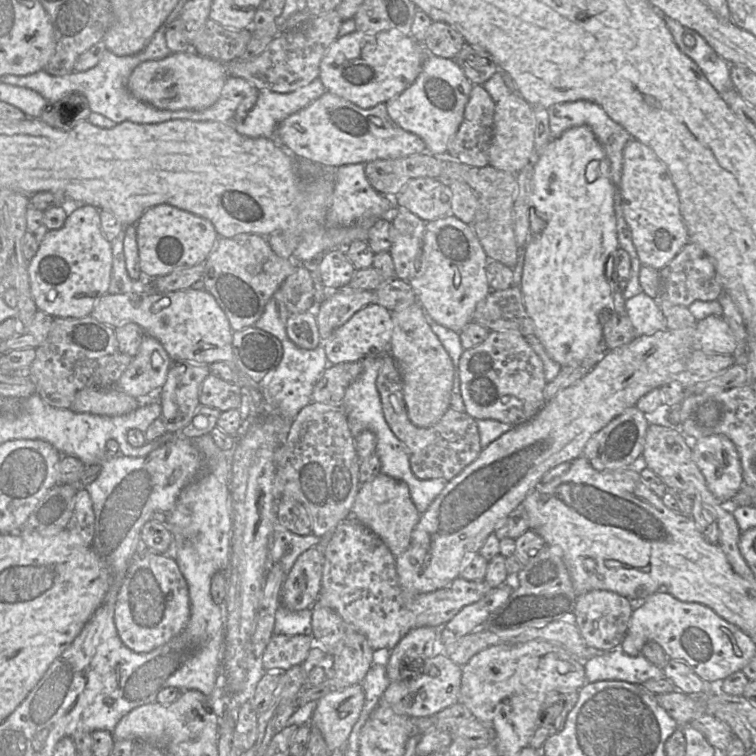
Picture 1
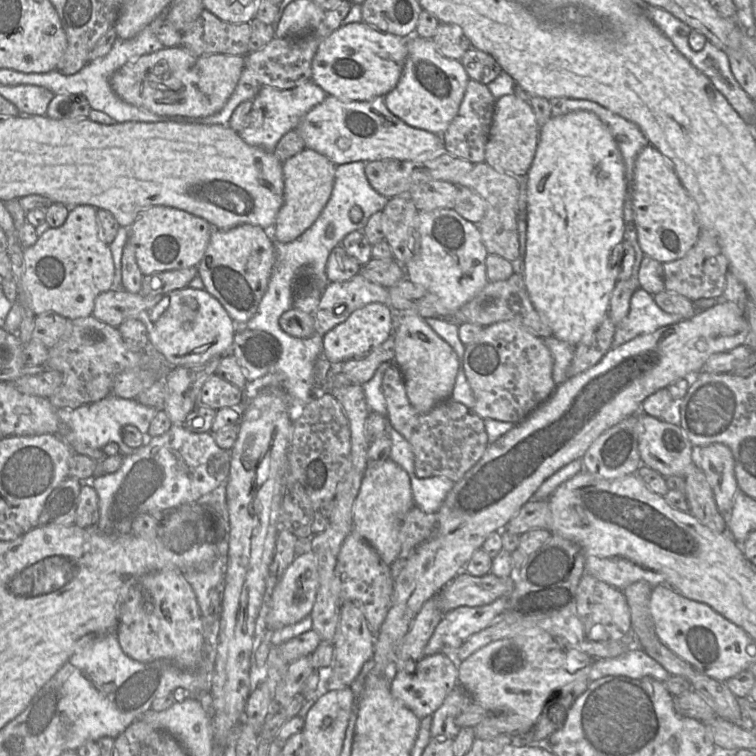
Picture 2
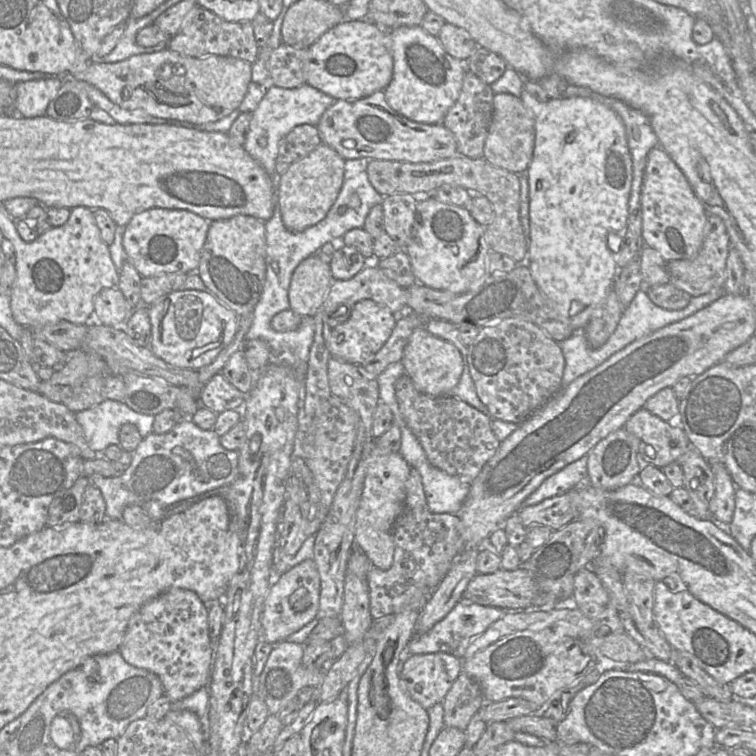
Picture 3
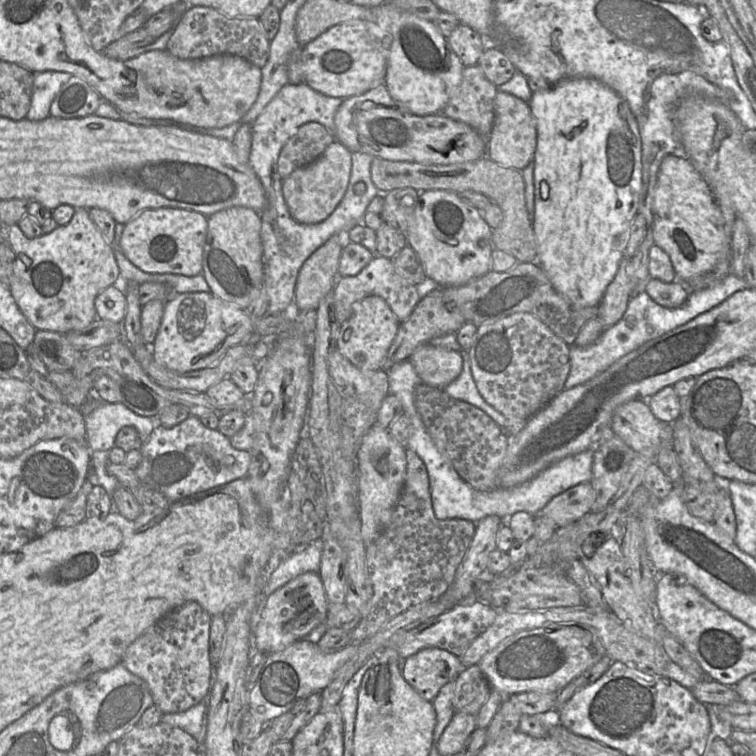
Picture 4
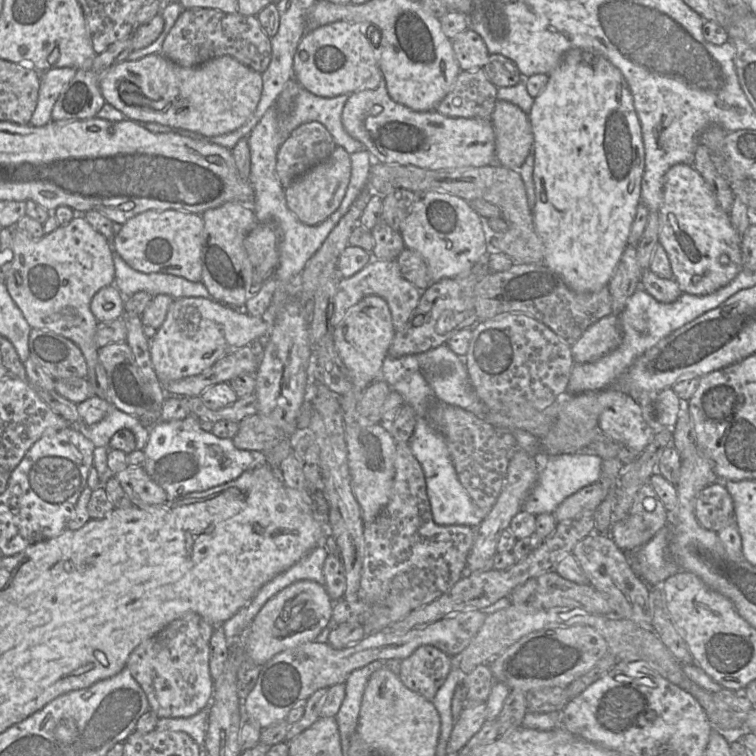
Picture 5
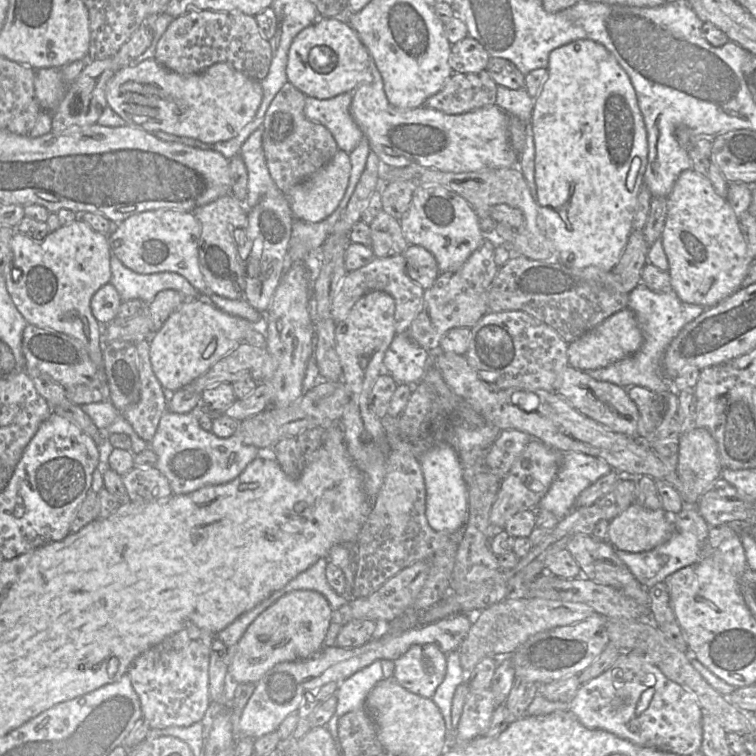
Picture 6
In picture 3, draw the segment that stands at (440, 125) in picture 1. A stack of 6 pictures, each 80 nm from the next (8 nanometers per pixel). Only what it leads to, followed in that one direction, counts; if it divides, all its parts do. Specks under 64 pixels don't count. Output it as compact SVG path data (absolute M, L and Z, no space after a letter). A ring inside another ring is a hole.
M401 26L389 30L393 52L393 76L385 88L385 98L388 104L397 113L419 123L442 123L446 113L459 97L464 73L465 63L449 55L443 48L437 36L428 33L422 26Z

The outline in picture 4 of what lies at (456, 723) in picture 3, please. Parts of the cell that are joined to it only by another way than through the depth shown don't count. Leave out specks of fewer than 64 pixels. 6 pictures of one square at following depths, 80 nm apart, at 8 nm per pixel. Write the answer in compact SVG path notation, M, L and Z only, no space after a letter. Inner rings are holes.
M478 665L463 668L455 679L452 705L455 712L477 715L486 702L491 686Z

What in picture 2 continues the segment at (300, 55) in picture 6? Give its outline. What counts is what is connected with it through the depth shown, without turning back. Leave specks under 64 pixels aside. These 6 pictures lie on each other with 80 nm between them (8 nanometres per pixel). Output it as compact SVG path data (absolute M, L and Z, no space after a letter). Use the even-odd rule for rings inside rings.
M363 21L342 25L320 44L312 62L312 81L343 101L385 96L402 75L409 38L383 32Z

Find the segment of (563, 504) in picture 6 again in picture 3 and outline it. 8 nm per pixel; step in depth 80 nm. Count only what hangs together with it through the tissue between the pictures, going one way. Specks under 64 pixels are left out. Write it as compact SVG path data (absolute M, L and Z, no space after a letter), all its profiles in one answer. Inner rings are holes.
M587 455L568 464L545 479L523 502L522 506L531 506L545 499L562 495L587 480Z

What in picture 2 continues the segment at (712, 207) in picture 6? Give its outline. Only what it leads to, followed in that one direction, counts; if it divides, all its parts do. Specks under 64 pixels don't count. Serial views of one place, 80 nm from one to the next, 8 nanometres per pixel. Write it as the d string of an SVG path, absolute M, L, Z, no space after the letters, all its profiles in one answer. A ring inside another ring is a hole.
M650 144L636 157L631 199L638 243L645 255L664 264L682 258L695 245L701 233L695 202L683 187L669 159Z

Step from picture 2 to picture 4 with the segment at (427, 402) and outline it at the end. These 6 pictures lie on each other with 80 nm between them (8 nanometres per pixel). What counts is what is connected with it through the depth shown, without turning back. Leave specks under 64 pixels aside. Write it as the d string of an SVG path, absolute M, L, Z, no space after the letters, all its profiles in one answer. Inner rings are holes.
M430 343L420 345L408 359L421 383L443 390L462 371L462 357L458 352Z

